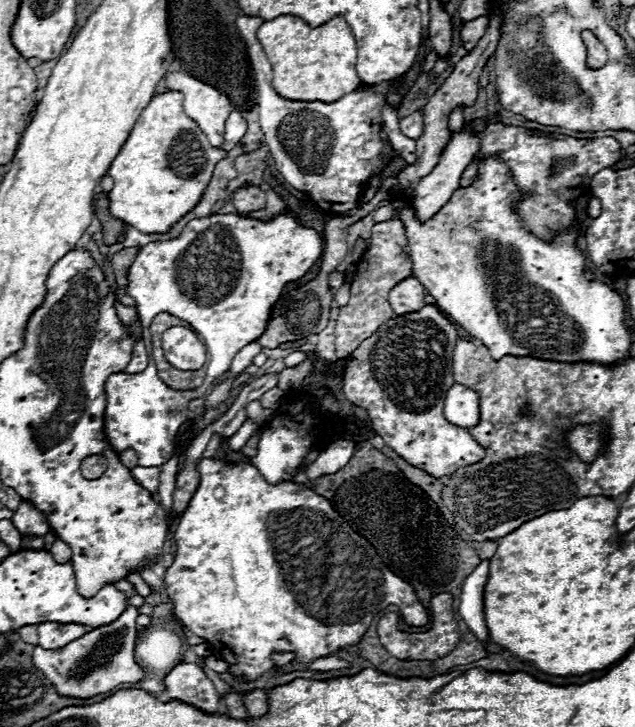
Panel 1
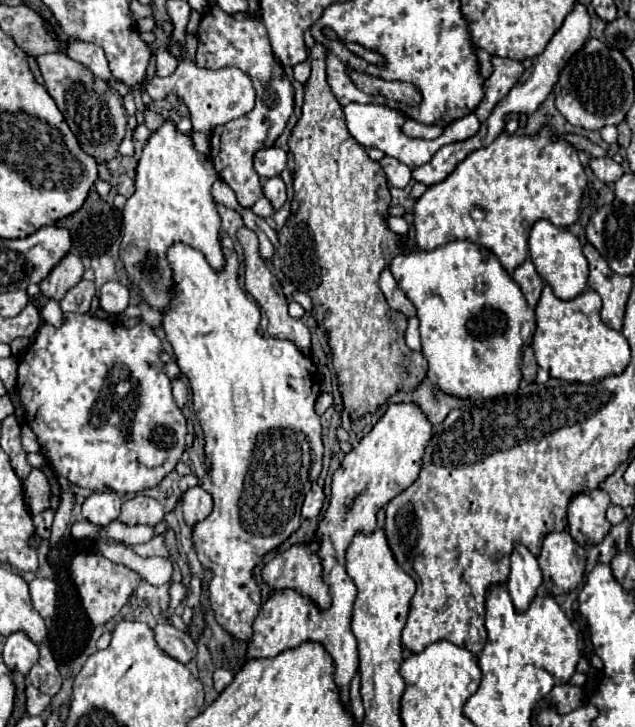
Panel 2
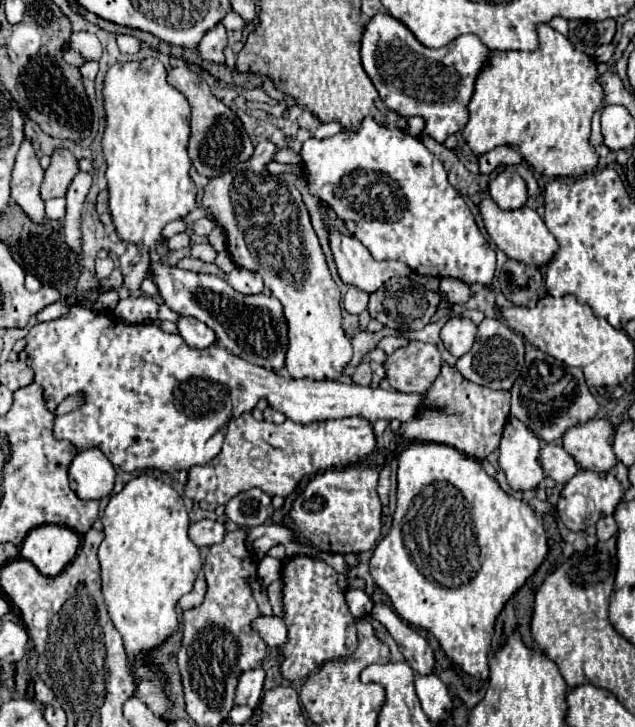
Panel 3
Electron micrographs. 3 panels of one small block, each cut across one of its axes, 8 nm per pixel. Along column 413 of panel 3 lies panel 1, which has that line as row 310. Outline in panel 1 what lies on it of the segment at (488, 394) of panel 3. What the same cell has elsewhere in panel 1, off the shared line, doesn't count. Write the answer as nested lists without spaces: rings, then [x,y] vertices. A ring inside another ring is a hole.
[[[424,306],[418,312],[396,316],[388,320],[376,334],[366,338],[344,364],[342,390],[348,402],[366,410],[374,432],[384,438],[384,442],[396,450],[406,462],[420,470],[428,470],[434,478],[444,478],[454,474],[460,466],[480,462],[484,458],[484,448],[468,434],[466,428],[458,428],[444,418],[446,392],[452,388],[452,352],[458,340],[454,324],[440,312],[438,306]]]

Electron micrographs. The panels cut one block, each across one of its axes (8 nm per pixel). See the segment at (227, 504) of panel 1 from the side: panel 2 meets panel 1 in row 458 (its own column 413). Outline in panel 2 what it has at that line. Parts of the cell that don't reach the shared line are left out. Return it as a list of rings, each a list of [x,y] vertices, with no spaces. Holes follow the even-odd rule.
[[[542,128],[536,136],[520,136],[520,134],[502,132],[490,146],[480,148],[480,150],[474,150],[472,154],[468,154],[466,160],[460,162],[460,164],[454,168],[454,172],[452,172],[450,176],[446,176],[442,182],[438,182],[438,184],[434,184],[434,186],[428,186],[428,190],[426,190],[418,200],[414,200],[414,208],[412,208],[412,212],[414,212],[416,246],[418,246],[420,250],[434,250],[434,248],[438,248],[438,246],[442,246],[442,244],[446,244],[446,242],[452,242],[452,240],[468,240],[468,242],[480,244],[480,246],[484,246],[486,250],[494,252],[494,254],[498,256],[500,264],[504,266],[504,270],[506,270],[508,274],[512,274],[512,272],[526,260],[526,256],[528,256],[528,234],[530,234],[534,222],[546,218],[546,220],[550,220],[554,226],[560,226],[560,228],[566,228],[566,226],[574,224],[574,222],[578,220],[580,202],[582,202],[584,192],[586,192],[586,188],[588,188],[588,178],[586,178],[586,172],[582,170],[582,164],[580,164],[580,160],[578,160],[576,148],[572,148],[568,142],[562,142],[562,140],[554,142],[554,140],[550,138],[552,134],[554,134],[554,132],[548,130],[548,128]]]

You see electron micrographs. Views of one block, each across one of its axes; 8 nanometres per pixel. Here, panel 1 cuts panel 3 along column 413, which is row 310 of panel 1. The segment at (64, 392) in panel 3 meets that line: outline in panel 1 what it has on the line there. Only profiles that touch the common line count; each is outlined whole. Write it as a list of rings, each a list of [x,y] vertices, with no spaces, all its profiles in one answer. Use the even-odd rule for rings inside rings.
[[[410,276],[390,290],[388,302],[392,310],[400,316],[400,314],[412,314],[412,312],[422,310],[426,306],[424,296],[426,296],[424,286],[414,276]]]

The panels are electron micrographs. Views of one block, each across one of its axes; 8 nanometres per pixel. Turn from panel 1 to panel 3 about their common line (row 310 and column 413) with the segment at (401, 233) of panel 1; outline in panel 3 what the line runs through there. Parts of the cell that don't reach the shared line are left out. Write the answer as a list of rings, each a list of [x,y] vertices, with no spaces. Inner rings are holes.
[[[410,340],[388,356],[384,368],[390,386],[398,392],[424,394],[432,380],[440,374],[442,356],[436,346]]]

